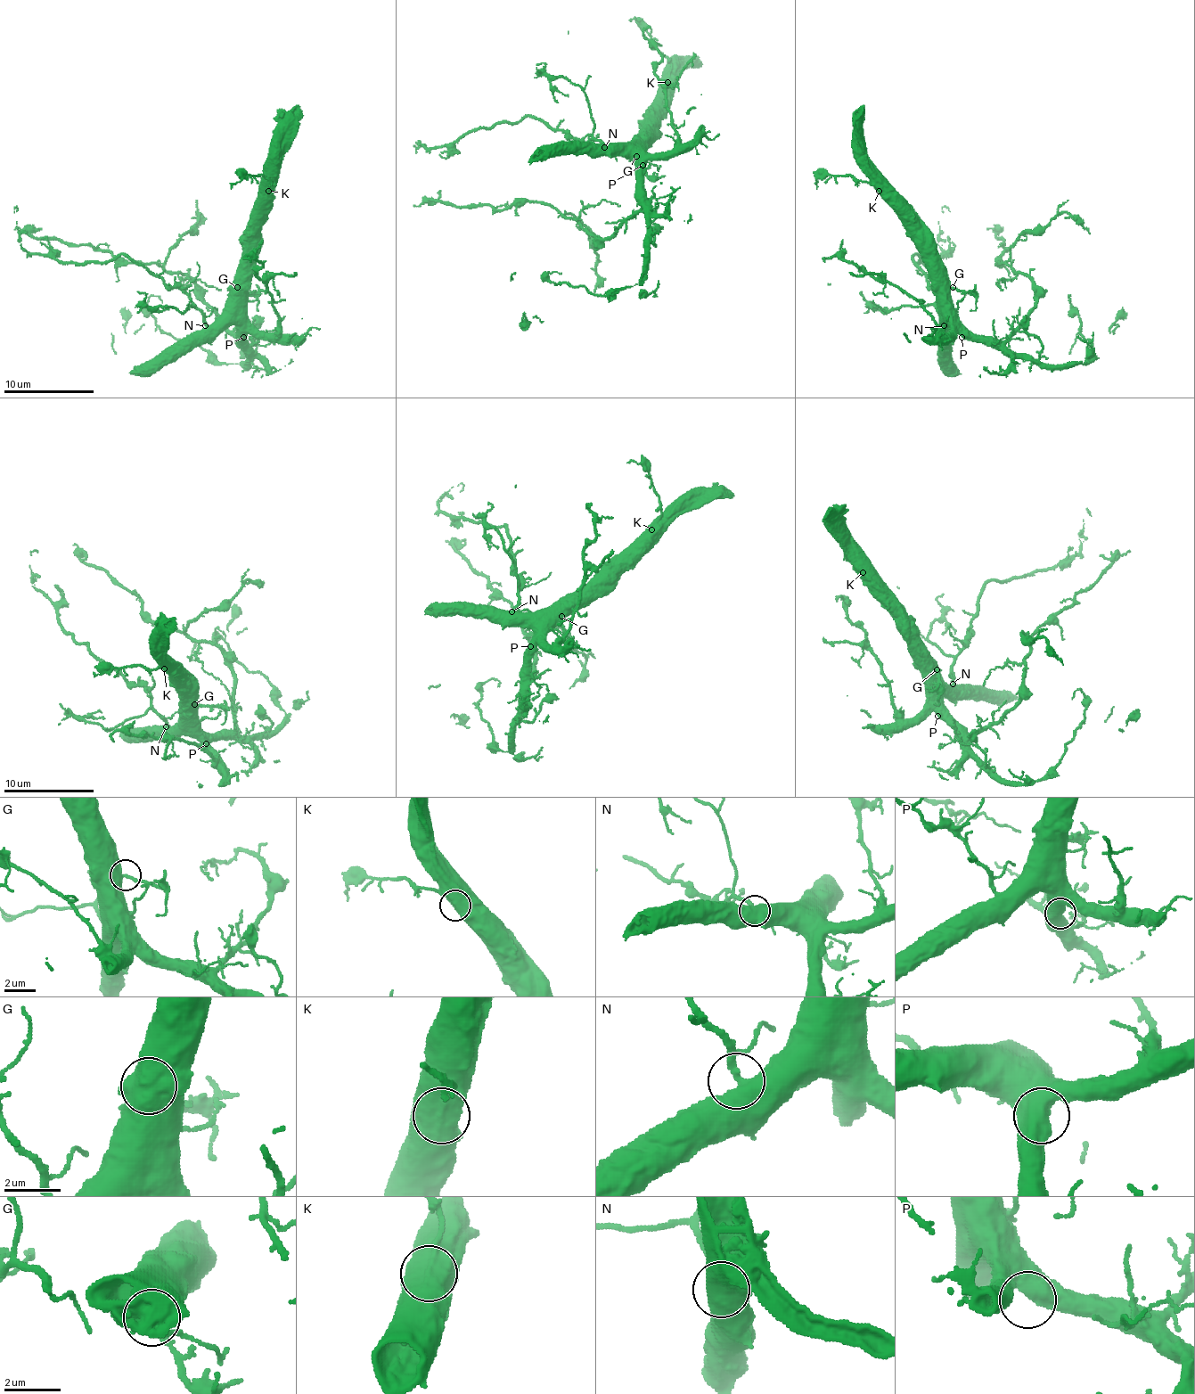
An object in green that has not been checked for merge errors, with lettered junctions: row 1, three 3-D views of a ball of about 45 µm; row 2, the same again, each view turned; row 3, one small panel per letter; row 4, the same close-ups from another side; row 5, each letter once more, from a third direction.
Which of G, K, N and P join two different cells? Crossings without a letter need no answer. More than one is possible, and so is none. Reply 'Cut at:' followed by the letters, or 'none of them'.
Cut at: none of them

